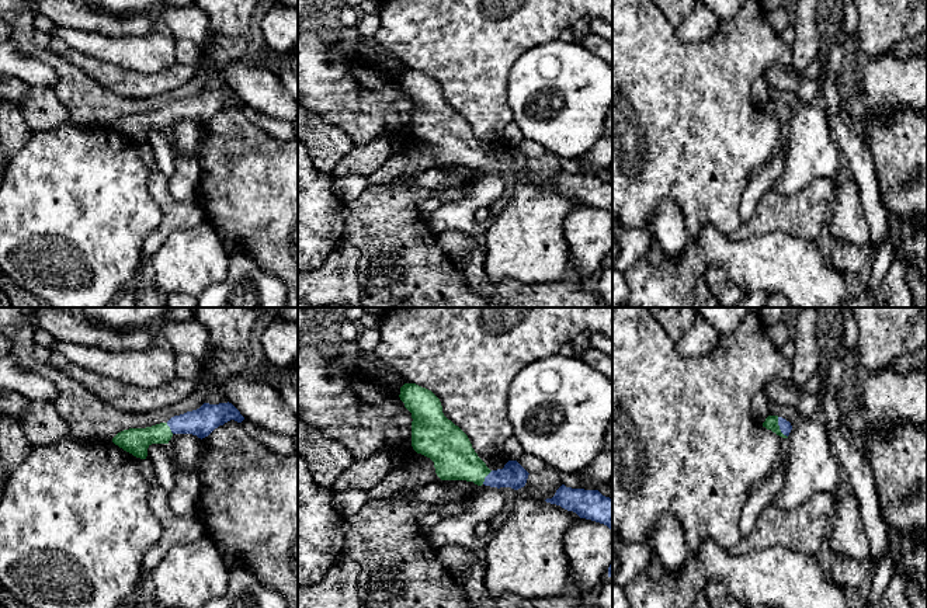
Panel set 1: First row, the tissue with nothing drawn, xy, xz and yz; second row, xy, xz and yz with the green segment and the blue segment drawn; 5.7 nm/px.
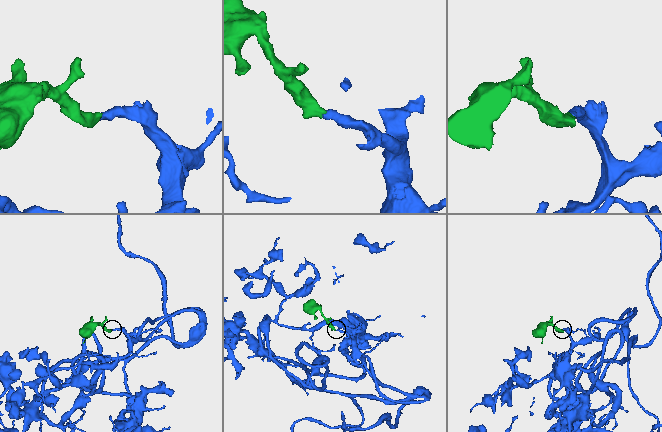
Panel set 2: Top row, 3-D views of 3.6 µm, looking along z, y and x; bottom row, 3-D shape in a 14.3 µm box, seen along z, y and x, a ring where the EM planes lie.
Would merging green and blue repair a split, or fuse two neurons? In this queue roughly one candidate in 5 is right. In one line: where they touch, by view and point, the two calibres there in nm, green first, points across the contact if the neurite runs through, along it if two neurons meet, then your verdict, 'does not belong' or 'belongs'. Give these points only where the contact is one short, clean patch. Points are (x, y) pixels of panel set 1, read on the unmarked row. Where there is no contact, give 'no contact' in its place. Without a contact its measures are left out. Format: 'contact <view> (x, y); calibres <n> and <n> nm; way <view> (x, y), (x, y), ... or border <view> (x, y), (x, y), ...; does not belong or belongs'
contact yz (778, 113); calibres 80 and 70 nm; way yz (771, 107), (778, 113), (785, 113); belongs

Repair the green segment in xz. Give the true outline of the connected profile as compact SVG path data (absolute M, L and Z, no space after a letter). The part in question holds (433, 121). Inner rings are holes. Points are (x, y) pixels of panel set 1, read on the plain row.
M405 69L399 83L412 98L413 135L434 147L441 166L466 166L514 176L525 171L530 159L517 146L508 146L497 156L486 152L468 121L444 101L441 87L431 76Z

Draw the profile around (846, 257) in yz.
M848 242L837 243L830 256L830 264L841 272L862 272L869 271L875 260L875 247L872 243L868 246L855 246Z

